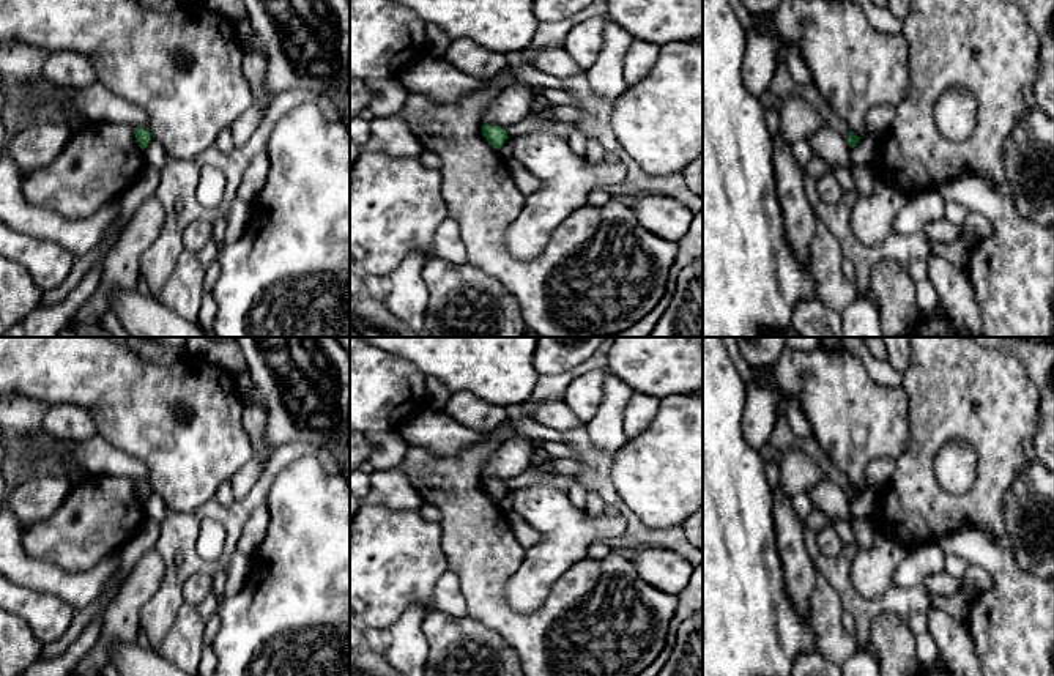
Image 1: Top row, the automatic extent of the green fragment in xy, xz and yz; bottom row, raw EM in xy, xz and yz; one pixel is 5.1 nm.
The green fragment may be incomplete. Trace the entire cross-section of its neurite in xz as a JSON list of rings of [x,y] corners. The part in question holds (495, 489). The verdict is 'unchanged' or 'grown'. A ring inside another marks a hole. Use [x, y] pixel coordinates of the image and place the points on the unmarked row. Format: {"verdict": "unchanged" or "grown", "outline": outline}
{"verdict": "unchanged", "outline": [[[482,477],[482,488],[496,503],[499,503],[509,488],[501,479]]]}

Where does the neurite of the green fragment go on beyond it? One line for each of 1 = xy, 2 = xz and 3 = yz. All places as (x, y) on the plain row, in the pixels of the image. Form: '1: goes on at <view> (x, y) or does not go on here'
1: does not go on here
2: does not go on here
3: does not go on here

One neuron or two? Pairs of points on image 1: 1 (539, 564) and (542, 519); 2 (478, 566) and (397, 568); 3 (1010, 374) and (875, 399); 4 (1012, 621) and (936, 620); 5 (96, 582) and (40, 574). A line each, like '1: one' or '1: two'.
1: one
2: two
3: two
4: two
5: one

